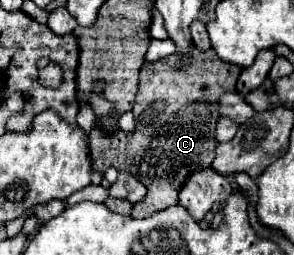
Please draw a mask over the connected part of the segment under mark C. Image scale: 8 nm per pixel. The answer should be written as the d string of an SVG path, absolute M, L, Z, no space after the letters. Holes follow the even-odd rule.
M212 48L192 50L188 56L170 56L142 70L142 86L132 108L136 118L134 132L106 134L100 124L92 126L90 150L92 166L104 176L108 168L128 172L146 186L144 202L136 202L132 218L148 218L172 204L178 204L178 192L190 172L208 168L214 160L218 102L224 94L236 92L236 82L242 68L224 62ZM186 60L186 64L182 64Z

